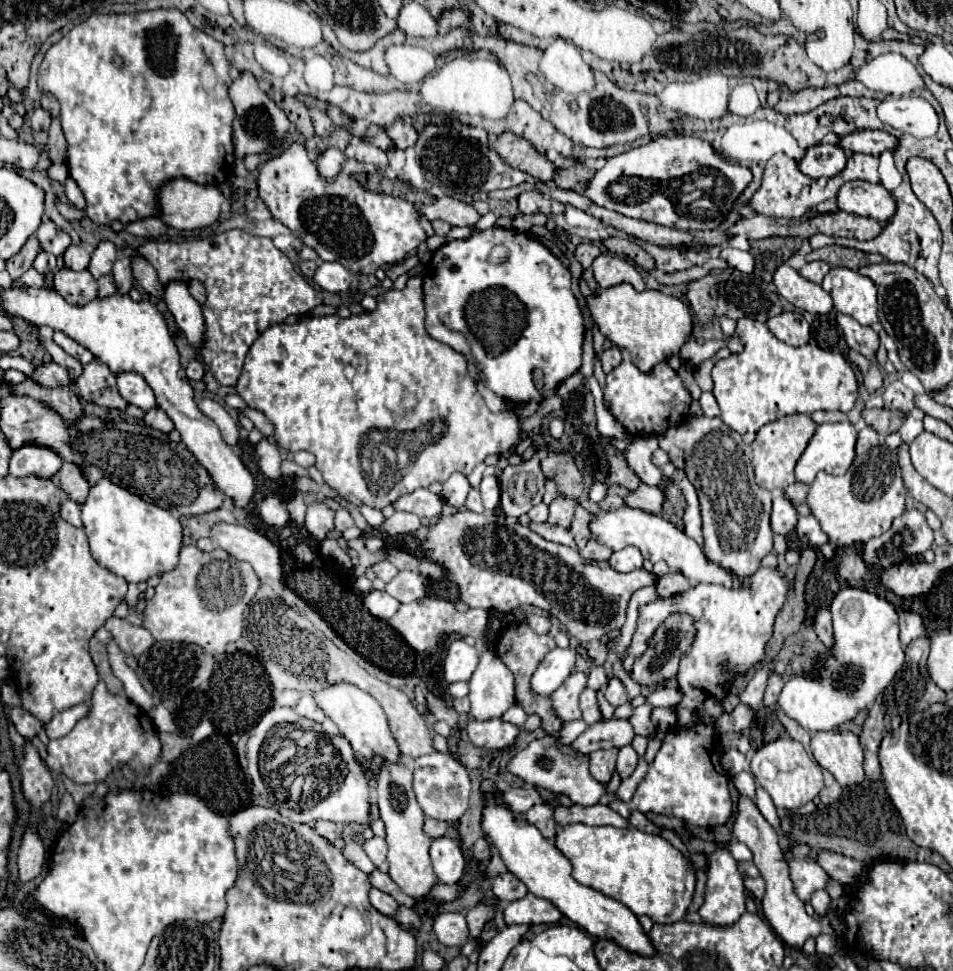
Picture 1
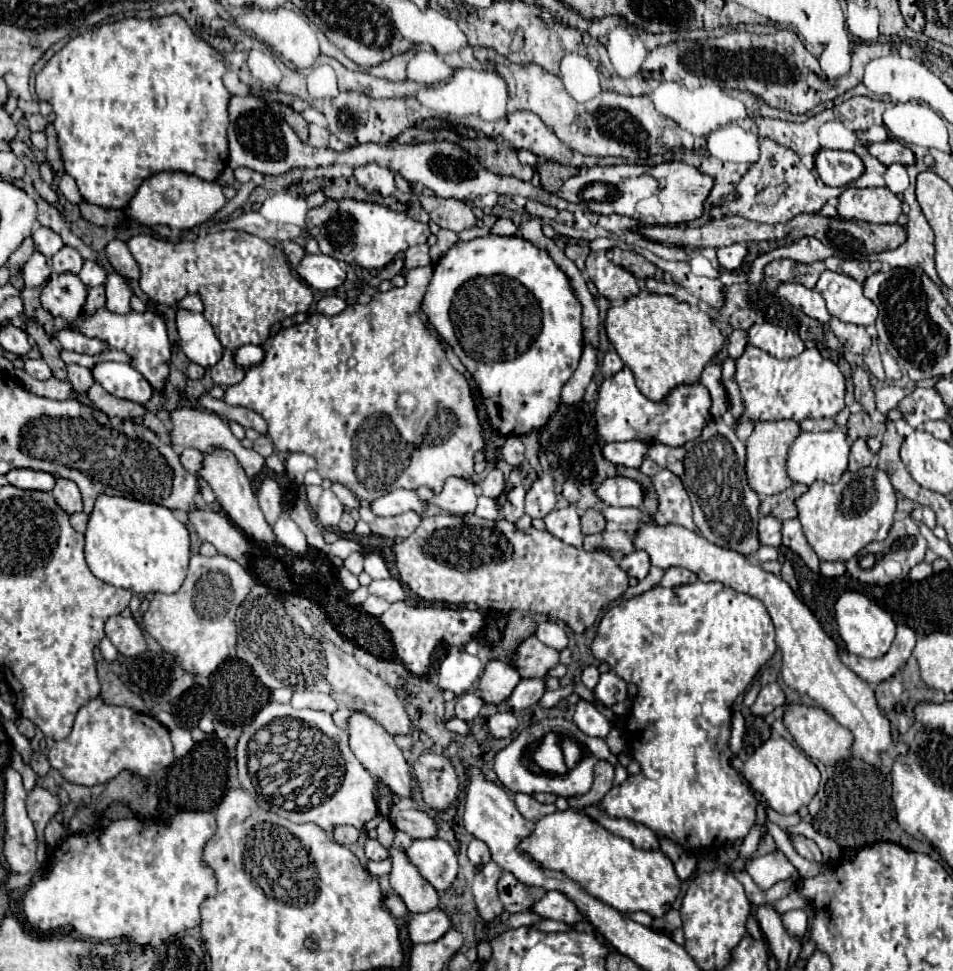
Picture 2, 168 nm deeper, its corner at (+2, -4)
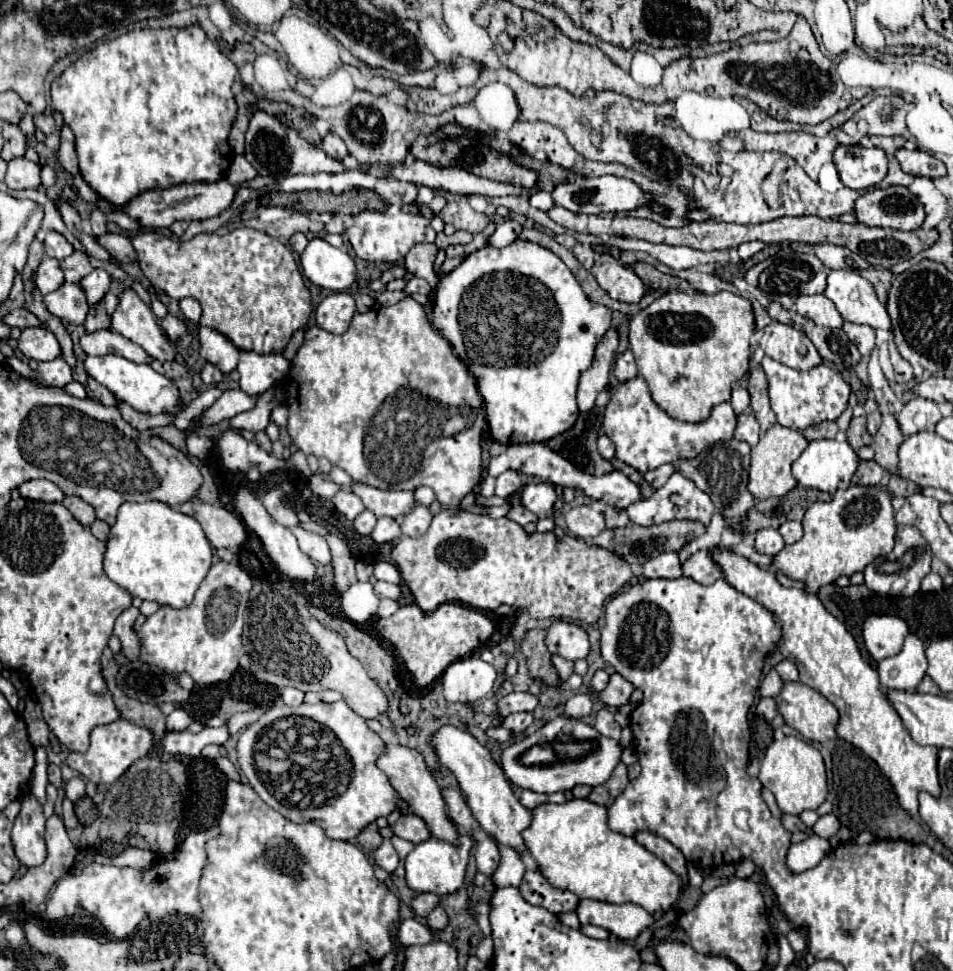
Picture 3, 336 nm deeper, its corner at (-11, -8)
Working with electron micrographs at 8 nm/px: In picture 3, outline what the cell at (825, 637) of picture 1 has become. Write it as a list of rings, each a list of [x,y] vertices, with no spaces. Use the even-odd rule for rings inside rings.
[[[908,634],[900,654],[878,662],[878,674],[884,688],[914,690],[926,676],[926,654],[922,640]]]

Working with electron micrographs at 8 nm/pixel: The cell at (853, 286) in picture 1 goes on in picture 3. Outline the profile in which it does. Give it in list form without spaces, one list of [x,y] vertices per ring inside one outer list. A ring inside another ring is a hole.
[[[854,268],[832,270],[824,294],[836,304],[844,320],[890,330],[890,316],[878,300],[874,286]]]

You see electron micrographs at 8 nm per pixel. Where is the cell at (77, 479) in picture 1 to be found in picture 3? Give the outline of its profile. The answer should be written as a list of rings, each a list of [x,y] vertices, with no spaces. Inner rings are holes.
[[[64,496],[62,504],[70,510],[70,514],[72,514],[78,522],[82,522],[82,524],[86,524],[86,526],[90,526],[90,524],[96,520],[94,508],[92,508],[88,502],[84,502],[80,496]]]

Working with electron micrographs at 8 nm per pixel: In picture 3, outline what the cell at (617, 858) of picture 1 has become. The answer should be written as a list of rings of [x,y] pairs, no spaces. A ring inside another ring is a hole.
[[[586,798],[538,806],[532,812],[530,828],[522,832],[522,838],[550,884],[566,888],[578,898],[612,904],[630,902],[642,906],[650,914],[668,912],[678,902],[682,878],[634,838],[610,830],[606,808],[590,804]]]

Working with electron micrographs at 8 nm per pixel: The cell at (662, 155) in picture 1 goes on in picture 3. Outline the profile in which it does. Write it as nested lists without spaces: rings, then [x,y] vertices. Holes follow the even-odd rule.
[[[598,176],[598,178],[576,178],[576,182],[566,182],[558,184],[552,192],[554,204],[568,208],[570,212],[576,214],[606,214],[606,212],[632,212],[642,206],[654,210],[662,216],[668,214],[668,208],[662,204],[654,202],[654,196],[650,192],[644,192],[638,184],[634,184],[628,178],[618,178],[618,176]]]

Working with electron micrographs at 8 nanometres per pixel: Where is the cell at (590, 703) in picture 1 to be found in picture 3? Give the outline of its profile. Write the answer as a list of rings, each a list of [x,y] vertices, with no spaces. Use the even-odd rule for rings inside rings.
[[[608,708],[598,710],[598,714],[596,714],[596,726],[594,726],[594,728],[596,728],[602,736],[608,736],[608,738],[614,738],[614,740],[620,738],[620,726],[616,724],[614,714],[612,714]]]

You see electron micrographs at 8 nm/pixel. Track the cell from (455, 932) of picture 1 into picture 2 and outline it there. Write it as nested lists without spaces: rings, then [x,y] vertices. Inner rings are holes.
[[[431,910],[425,914],[411,916],[407,930],[409,930],[409,938],[413,944],[425,944],[425,942],[439,940],[449,930],[449,926],[451,922],[445,912]]]

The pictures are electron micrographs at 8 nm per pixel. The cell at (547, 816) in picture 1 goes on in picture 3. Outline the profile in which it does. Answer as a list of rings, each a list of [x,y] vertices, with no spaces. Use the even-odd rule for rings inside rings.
[[[524,790],[522,796],[520,796],[520,802],[528,810],[534,810],[534,808],[538,808],[542,804],[564,804],[566,802],[566,796],[564,796],[564,792],[556,792],[556,794],[536,794],[536,792]]]

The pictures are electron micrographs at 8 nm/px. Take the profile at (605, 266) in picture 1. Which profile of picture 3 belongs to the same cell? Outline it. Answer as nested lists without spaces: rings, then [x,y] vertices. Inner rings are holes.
[[[602,254],[592,268],[594,278],[598,280],[600,288],[610,294],[610,298],[618,302],[640,302],[646,294],[646,286],[634,274],[630,266],[624,266],[610,254]]]

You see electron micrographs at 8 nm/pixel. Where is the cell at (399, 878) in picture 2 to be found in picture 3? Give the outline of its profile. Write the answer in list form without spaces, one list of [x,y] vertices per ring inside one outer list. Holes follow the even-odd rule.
[[[438,904],[430,914],[428,914],[428,926],[432,930],[442,930],[446,924],[448,924],[448,916],[446,916],[446,910],[442,904]]]

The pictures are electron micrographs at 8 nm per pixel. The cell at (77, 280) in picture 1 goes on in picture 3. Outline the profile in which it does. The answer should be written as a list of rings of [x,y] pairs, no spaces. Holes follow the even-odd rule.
[[[64,282],[58,290],[46,294],[44,304],[50,310],[50,314],[54,314],[60,320],[74,324],[74,326],[84,324],[88,310],[90,310],[82,286],[70,284],[70,282]]]

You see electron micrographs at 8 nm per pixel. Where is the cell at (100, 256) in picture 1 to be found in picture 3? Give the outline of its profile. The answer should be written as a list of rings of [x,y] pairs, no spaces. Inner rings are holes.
[[[94,268],[88,276],[84,276],[80,280],[80,286],[84,288],[86,292],[86,298],[88,298],[88,304],[94,306],[98,300],[104,298],[104,294],[108,292],[110,288],[110,276],[102,270],[102,268]]]

